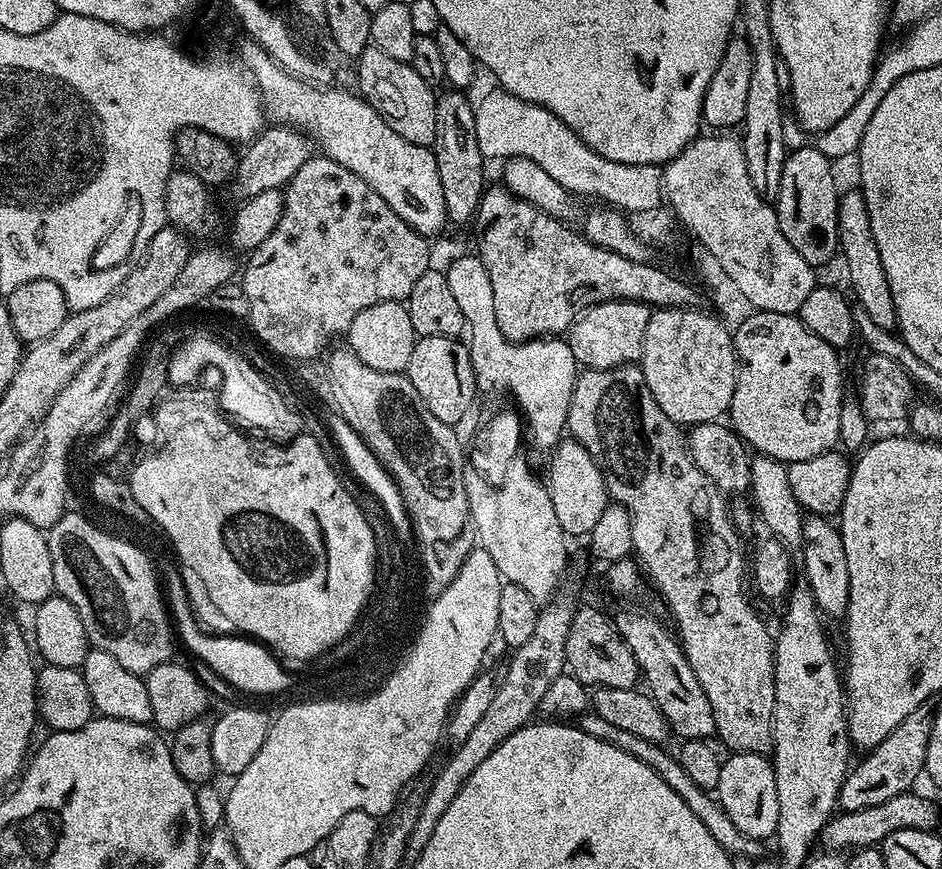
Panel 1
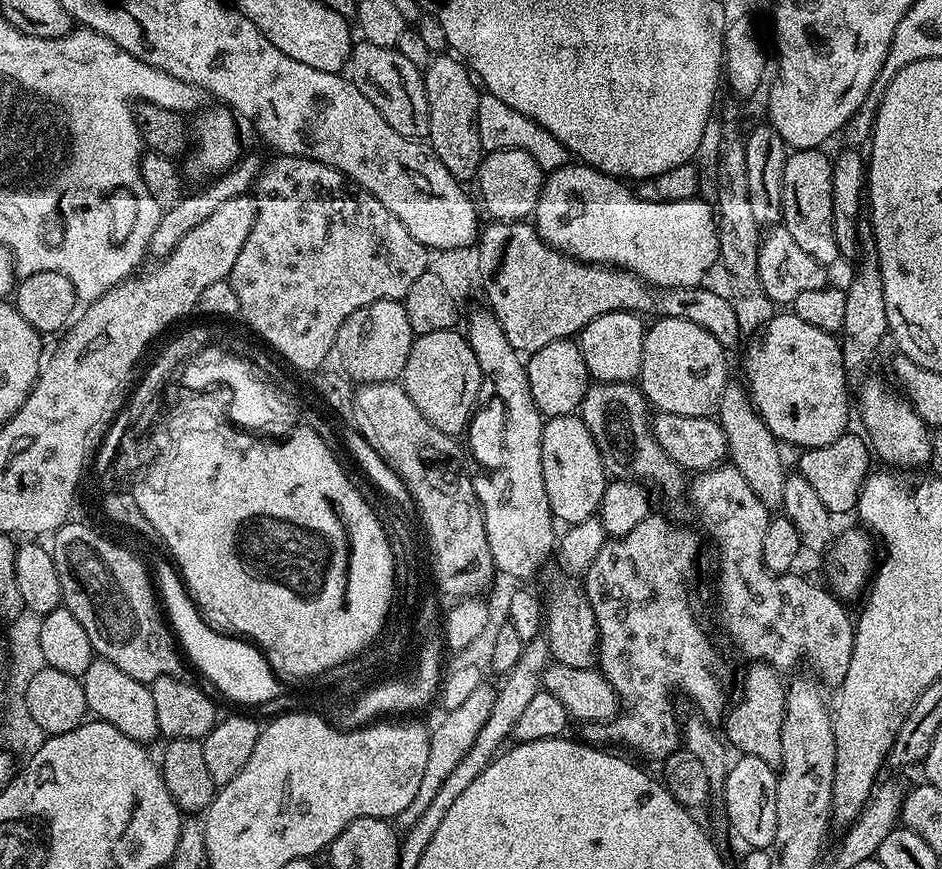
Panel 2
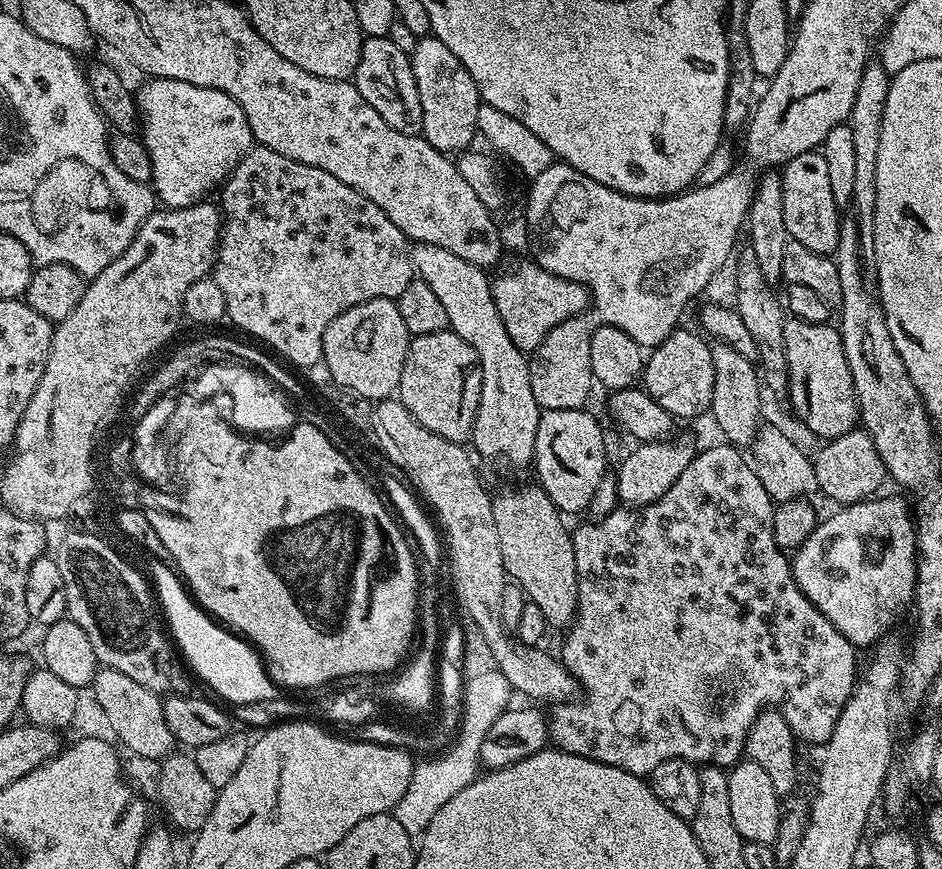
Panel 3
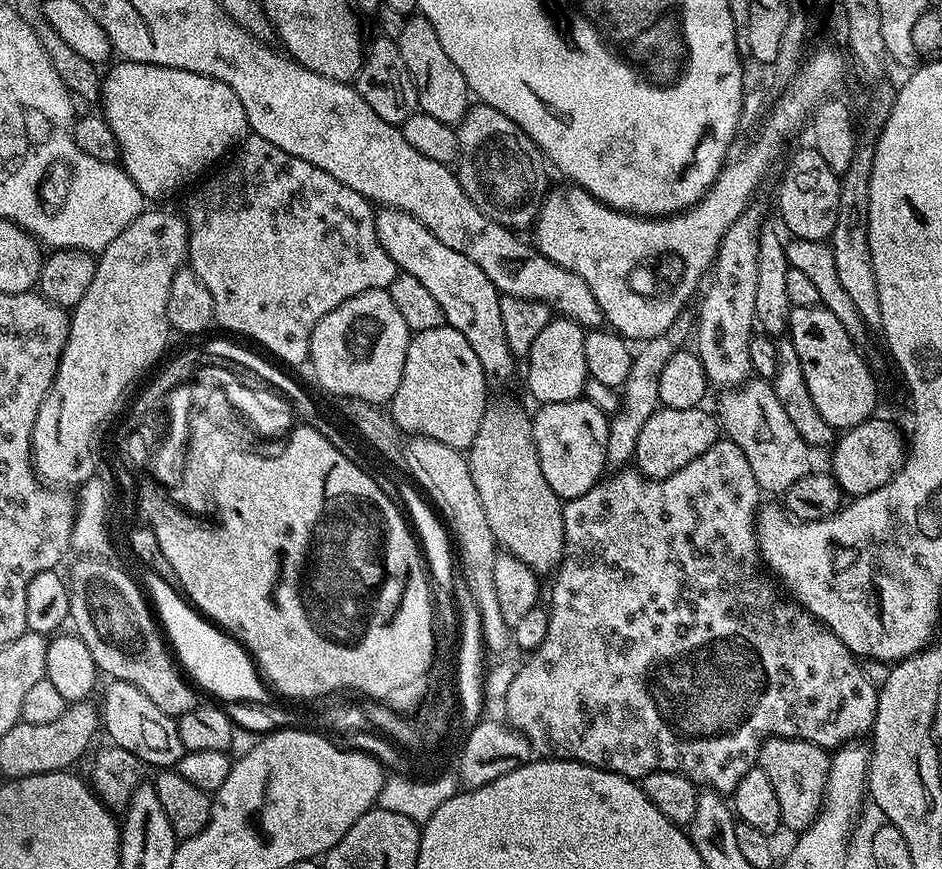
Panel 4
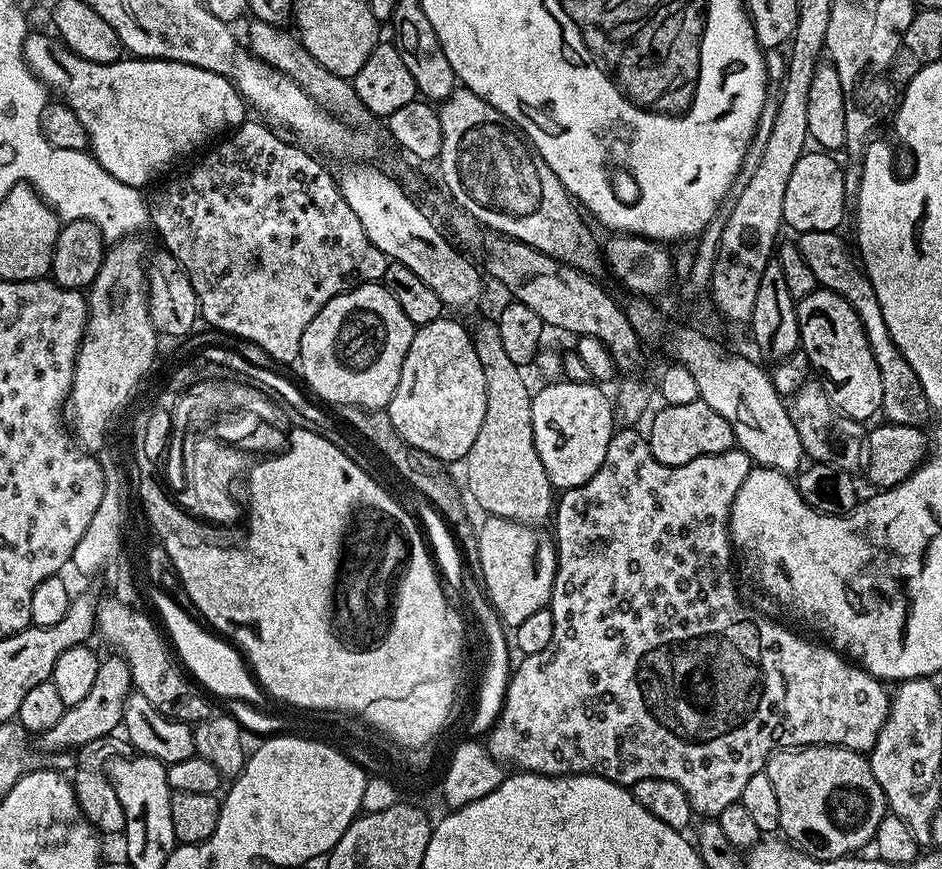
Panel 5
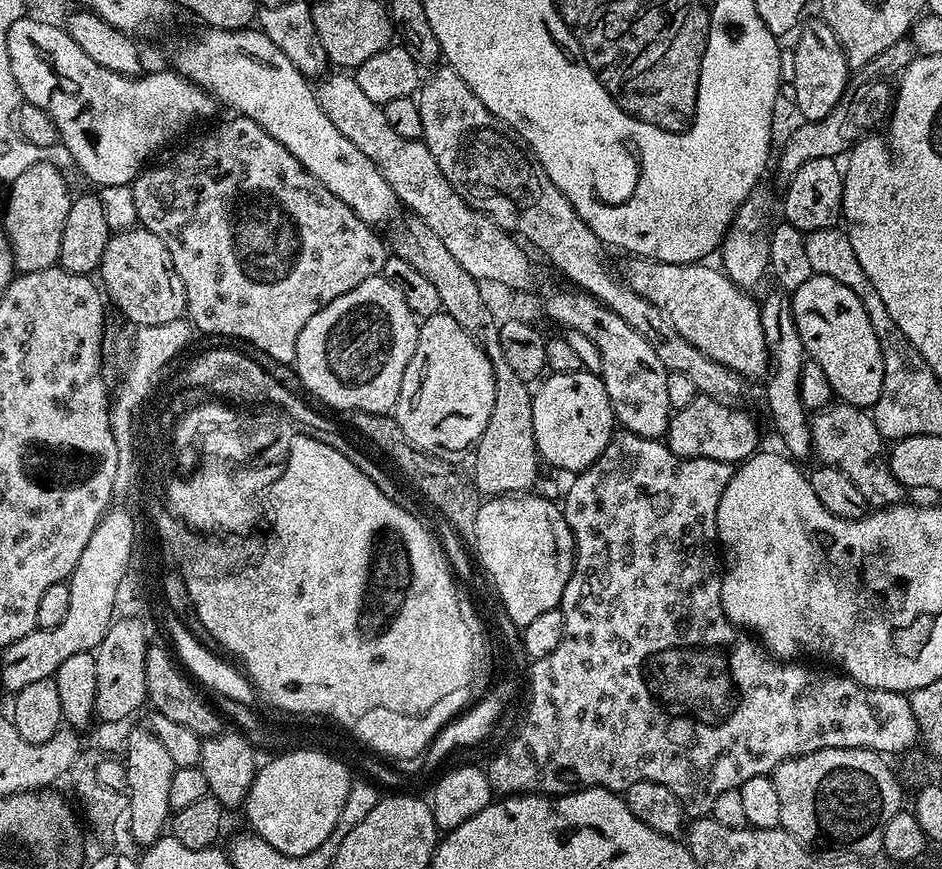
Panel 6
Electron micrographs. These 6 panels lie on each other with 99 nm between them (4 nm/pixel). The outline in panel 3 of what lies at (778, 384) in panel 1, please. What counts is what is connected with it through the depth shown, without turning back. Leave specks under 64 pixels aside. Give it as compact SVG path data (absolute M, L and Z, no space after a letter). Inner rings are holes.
M788 318L784 322L784 338L788 364L786 400L792 403L797 418L824 442L853 431L858 424L860 407L839 331L831 323L815 324Z

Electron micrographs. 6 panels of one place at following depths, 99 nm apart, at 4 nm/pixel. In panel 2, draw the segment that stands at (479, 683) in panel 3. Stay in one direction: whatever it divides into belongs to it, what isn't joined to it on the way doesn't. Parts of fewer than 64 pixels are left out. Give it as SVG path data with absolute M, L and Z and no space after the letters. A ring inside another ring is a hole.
M487 683L477 686L470 698L466 702L459 704L454 710L444 712L441 722L437 728L433 727L430 732L430 758L426 758L426 774L422 774L422 782L418 785L418 794L414 794L414 798L410 802L410 806L406 806L406 810L402 810L398 817L398 824L401 829L407 830L410 826L414 826L414 822L418 822L418 818L422 818L426 806L430 806L430 802L434 802L434 794L438 794L438 790L442 787L442 782L446 782L446 778L453 772L454 766L458 766L458 762L462 762L462 758L466 758L466 750L470 750L470 746L474 746L474 738L478 738L478 730L482 730L482 726L486 726L486 718L490 718L490 710L494 710L494 700L496 698L496 688Z

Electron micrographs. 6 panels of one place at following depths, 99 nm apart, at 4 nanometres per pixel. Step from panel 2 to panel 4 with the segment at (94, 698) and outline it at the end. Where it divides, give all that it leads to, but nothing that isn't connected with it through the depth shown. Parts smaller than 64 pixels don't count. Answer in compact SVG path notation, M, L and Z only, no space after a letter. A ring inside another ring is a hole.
M112 680L104 692L104 708L102 704L102 728L108 731L108 740L122 750L130 750L136 759L145 766L156 770L171 769L184 756L186 751L178 732L176 720L162 714L138 686L130 686L130 682Z

